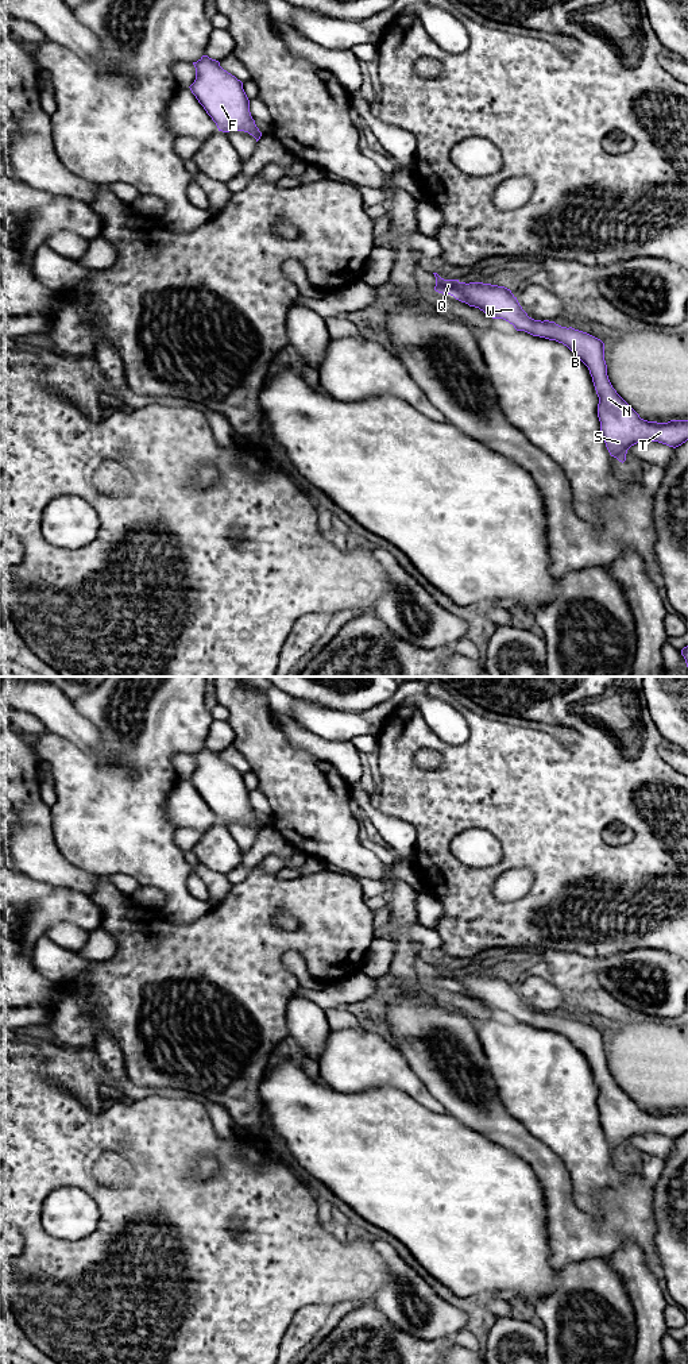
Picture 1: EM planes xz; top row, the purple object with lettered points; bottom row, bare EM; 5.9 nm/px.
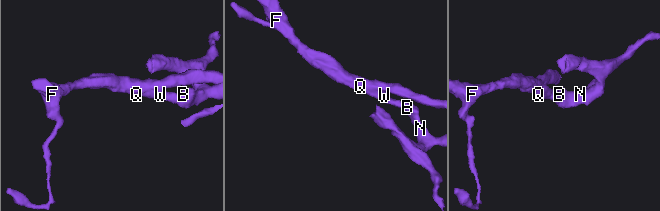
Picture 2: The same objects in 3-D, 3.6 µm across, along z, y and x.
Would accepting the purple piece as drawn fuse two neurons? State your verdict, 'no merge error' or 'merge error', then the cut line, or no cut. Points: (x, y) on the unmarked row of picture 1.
no merge error; no cut

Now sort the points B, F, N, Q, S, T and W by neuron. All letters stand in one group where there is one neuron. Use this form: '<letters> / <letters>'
B F N Q S T W

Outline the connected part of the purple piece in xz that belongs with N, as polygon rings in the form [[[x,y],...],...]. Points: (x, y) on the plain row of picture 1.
[[[433,966],[436,983],[451,986],[469,998],[479,999],[492,1010],[503,1010],[517,1022],[563,1034],[588,1059],[599,1088],[598,1109],[602,1128],[610,1147],[619,1153],[626,1152],[627,1141],[637,1134],[652,1132],[676,1140],[688,1132],[688,1111],[668,1114],[643,1111],[617,1084],[607,1067],[604,1034],[600,1030],[572,1018],[561,1018],[554,1013],[529,1009],[517,989],[505,978],[465,975]]]

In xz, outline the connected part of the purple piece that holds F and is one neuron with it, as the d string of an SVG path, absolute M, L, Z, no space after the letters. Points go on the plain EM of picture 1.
M202 747L193 756L196 771L189 779L219 822L244 822L258 833L262 824L251 808L250 791L243 781L243 774L208 747Z

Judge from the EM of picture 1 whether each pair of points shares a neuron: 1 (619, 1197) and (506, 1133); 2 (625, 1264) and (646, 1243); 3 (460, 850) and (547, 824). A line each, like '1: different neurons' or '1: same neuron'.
1: same neuron
2: different neurons
3: different neurons

